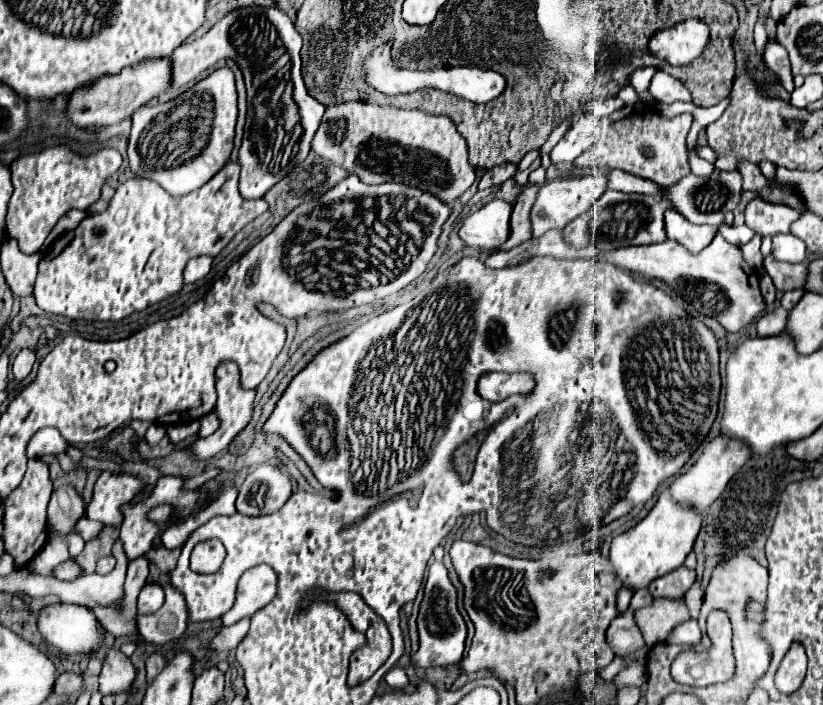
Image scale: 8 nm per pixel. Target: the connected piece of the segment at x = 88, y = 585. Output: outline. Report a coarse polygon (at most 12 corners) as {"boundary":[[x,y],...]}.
{"boundary":[[119,539],[108,575],[85,572],[60,581],[52,595],[63,603],[120,605],[129,560]]}

